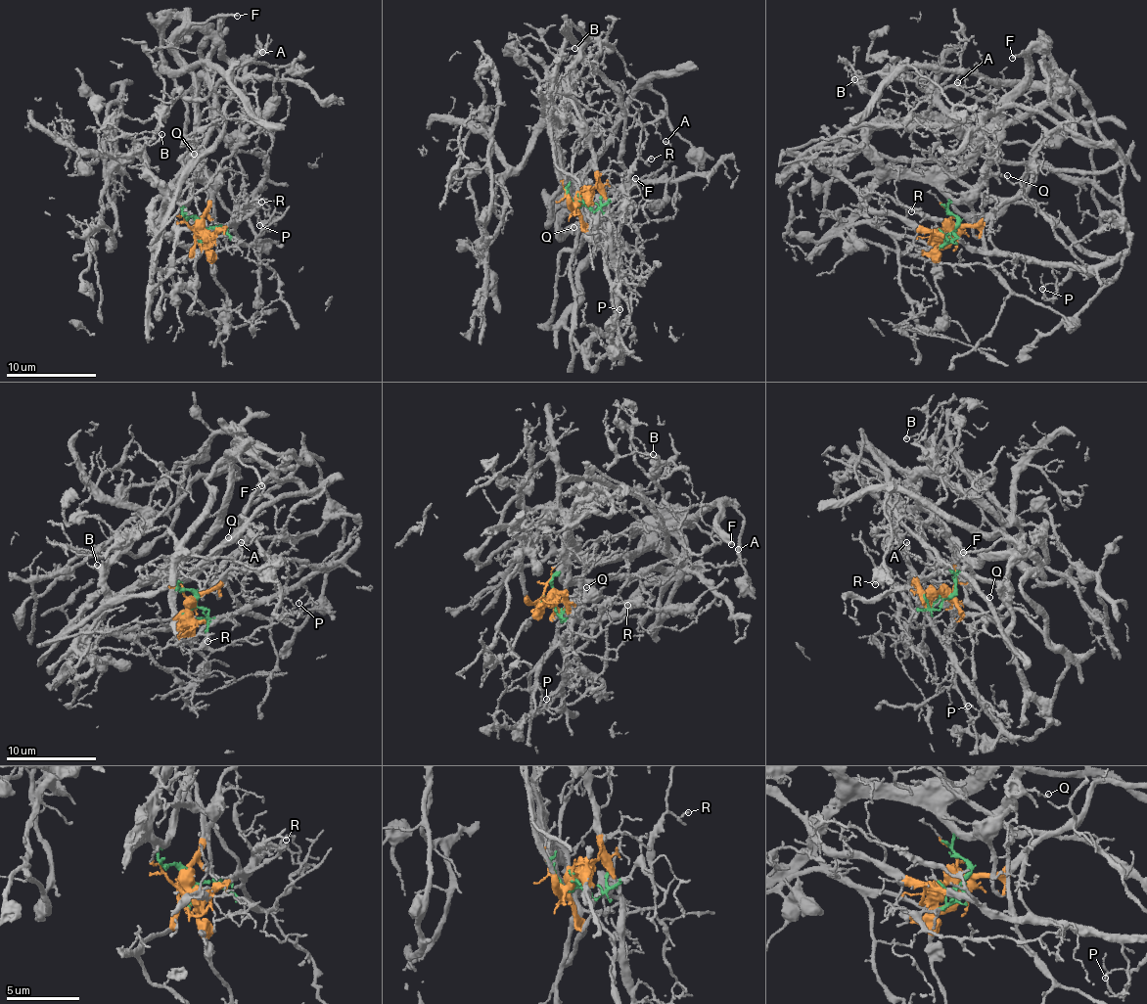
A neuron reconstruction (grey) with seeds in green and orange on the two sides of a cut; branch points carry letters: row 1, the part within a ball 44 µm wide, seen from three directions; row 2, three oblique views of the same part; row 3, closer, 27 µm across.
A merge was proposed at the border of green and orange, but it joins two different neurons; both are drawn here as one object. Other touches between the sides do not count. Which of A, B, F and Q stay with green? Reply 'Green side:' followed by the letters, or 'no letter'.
Green side: A, B, F, Q

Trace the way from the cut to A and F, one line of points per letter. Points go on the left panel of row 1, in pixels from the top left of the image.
A: (202, 230), (183, 210), (214, 125), (215, 87), (266, 46), (269, 53), (261, 52)
F: (202, 230), (183, 213), (178, 186), (193, 144), (197, 85), (176, 50), (176, 36), (196, 22), (237, 15)

